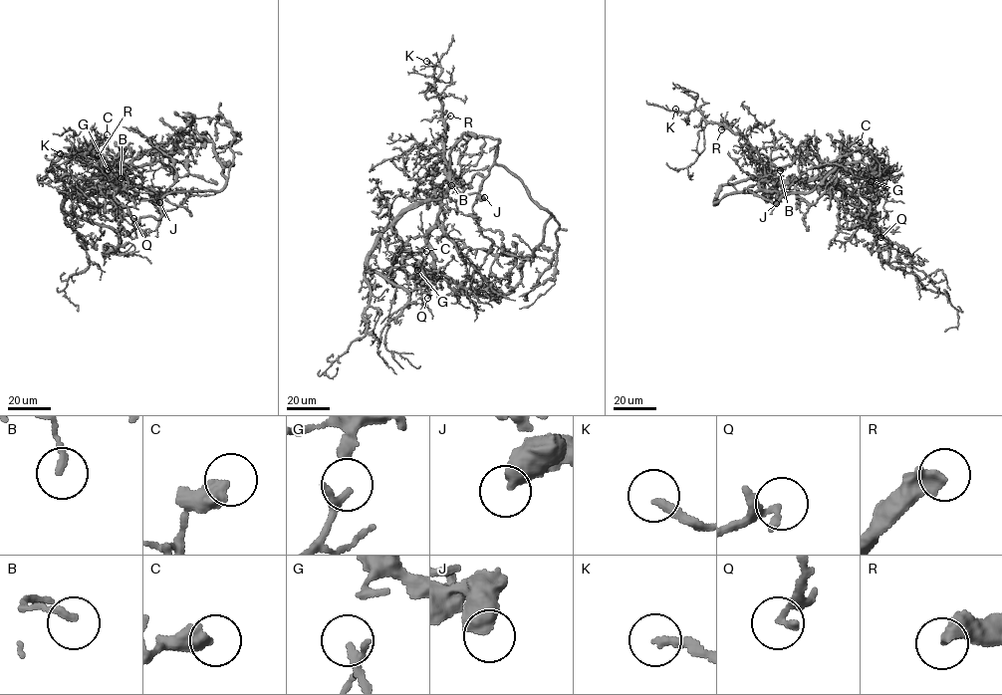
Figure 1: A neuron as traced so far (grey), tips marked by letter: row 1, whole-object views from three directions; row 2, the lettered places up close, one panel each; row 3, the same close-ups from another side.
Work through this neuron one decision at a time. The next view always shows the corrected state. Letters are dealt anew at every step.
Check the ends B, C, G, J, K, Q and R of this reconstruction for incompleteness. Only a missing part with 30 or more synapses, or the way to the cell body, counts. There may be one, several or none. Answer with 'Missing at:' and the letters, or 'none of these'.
Missing at: K, R

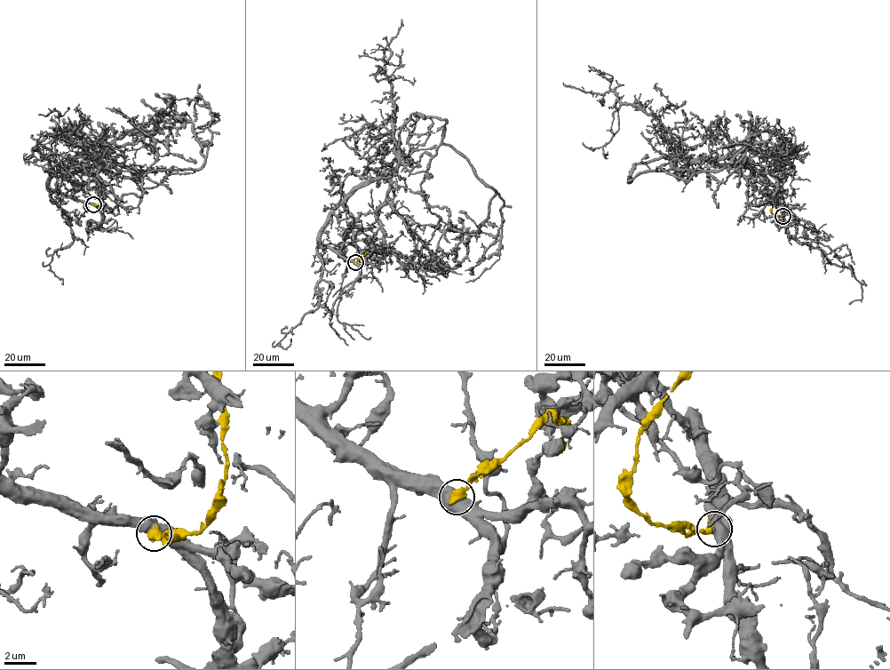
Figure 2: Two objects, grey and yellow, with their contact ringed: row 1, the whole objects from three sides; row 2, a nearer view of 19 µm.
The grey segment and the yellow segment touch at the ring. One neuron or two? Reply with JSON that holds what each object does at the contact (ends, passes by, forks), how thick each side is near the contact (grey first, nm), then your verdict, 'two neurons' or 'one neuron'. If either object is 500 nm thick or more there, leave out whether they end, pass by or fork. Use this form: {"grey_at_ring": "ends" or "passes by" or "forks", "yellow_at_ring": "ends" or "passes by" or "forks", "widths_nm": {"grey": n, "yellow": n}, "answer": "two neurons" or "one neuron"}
{"widths_nm": {"grey": 800, "yellow": 600}, "answer": "two neurons"}

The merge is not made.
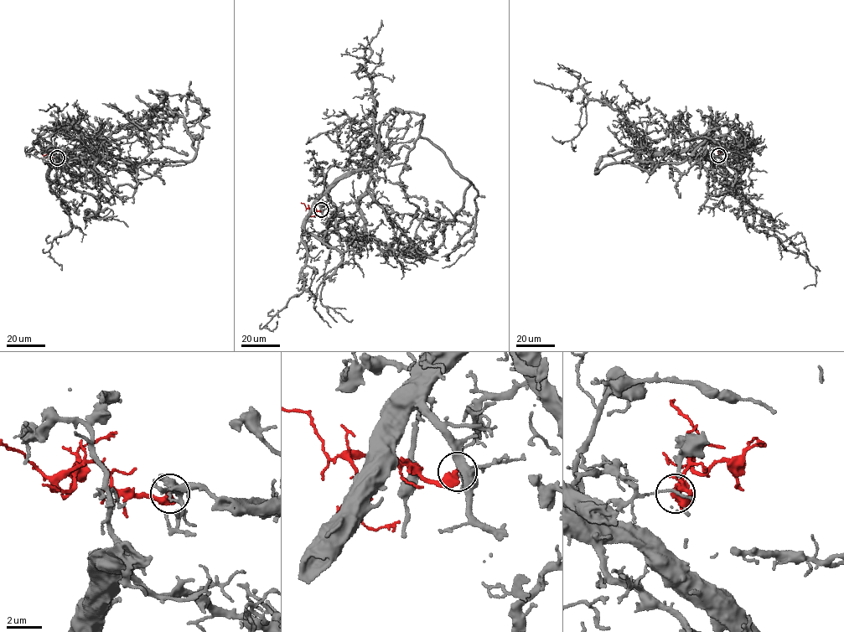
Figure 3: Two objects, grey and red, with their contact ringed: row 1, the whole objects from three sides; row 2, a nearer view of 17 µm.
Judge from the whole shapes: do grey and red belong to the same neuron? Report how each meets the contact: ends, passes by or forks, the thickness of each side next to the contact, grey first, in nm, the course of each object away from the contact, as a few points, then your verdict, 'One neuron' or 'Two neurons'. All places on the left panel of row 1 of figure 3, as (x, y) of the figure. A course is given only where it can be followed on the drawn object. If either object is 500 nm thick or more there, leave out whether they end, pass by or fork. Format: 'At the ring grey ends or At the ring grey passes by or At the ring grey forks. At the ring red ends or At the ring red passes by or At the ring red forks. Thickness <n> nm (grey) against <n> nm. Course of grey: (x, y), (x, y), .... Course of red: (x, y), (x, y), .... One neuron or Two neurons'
Thickness 120 nm (grey) against 500 nm. Course of grey: (58, 157), (69, 165), (94, 158), (121, 169), (189, 161), (203, 128), (191, 93), (186, 116). Course of red: (58, 158), (49, 154), (45, 156), (51, 150). Two neurons

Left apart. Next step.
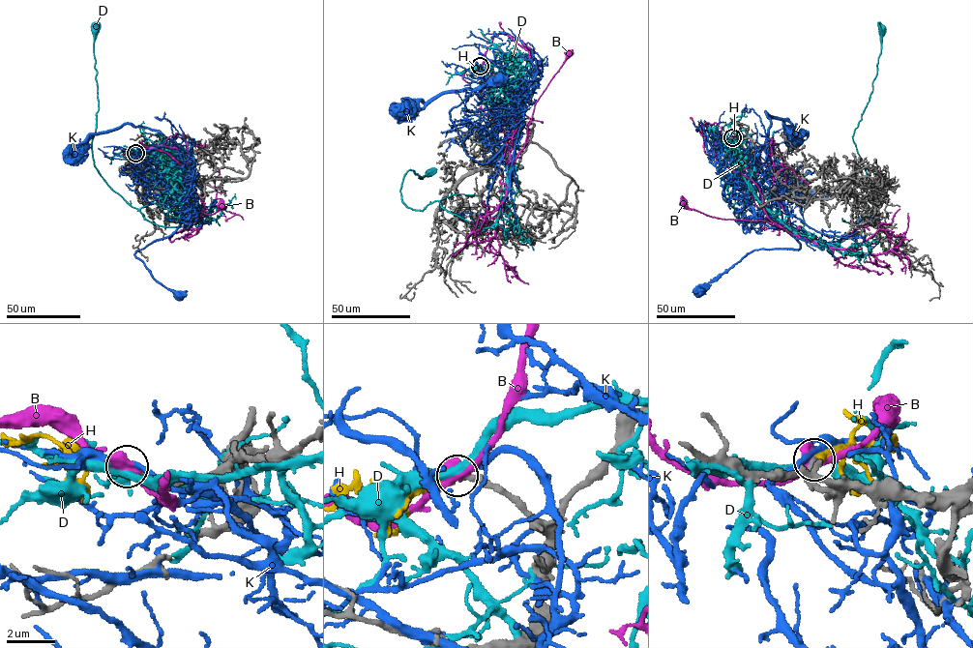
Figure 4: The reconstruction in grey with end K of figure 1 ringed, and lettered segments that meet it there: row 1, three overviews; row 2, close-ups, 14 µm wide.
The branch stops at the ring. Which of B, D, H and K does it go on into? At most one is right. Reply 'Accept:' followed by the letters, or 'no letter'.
Accept: H

